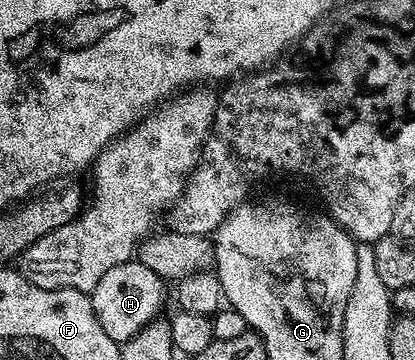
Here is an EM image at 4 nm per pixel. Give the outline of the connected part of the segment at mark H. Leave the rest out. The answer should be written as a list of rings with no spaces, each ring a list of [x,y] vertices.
[[[133,259],[126,263],[118,263],[98,279],[98,287],[91,291],[94,315],[98,315],[98,323],[102,323],[102,331],[110,335],[117,343],[123,343],[138,335],[142,327],[146,327],[151,321],[157,320],[160,308],[164,305],[164,288],[166,282],[159,277],[150,267],[146,267],[139,261]]]

